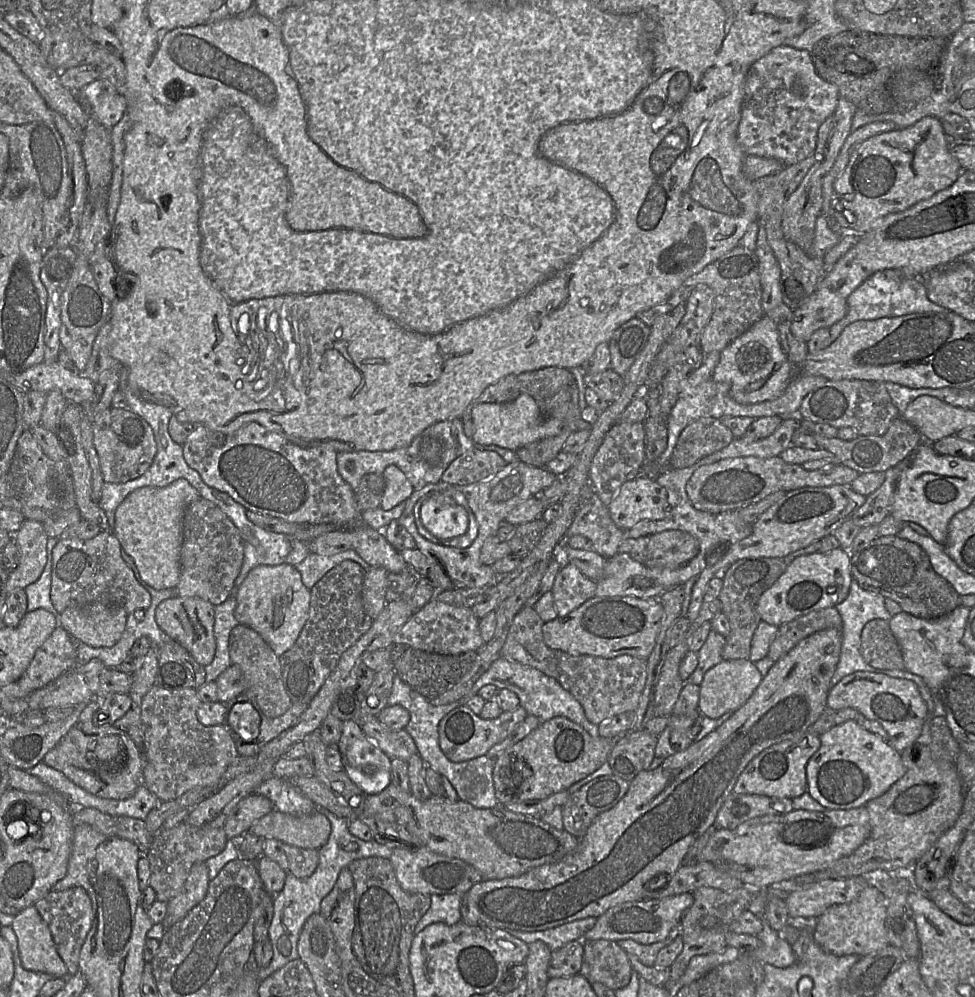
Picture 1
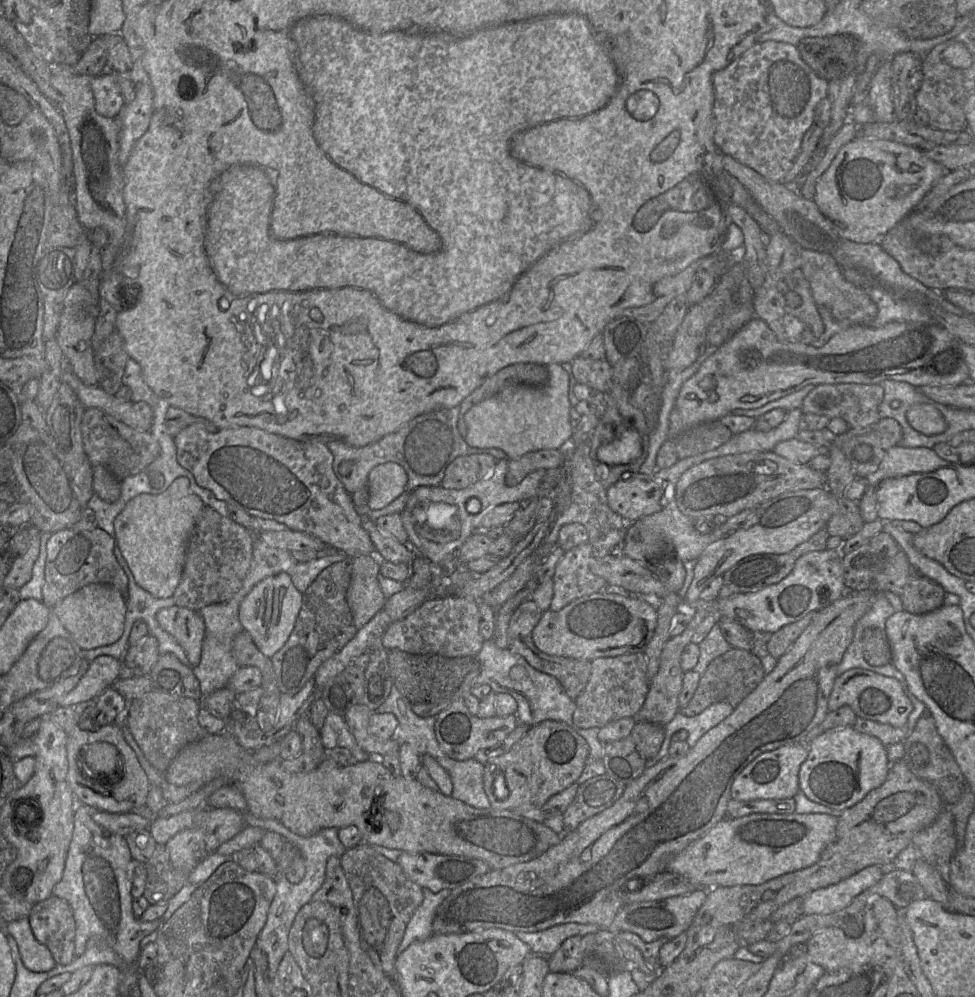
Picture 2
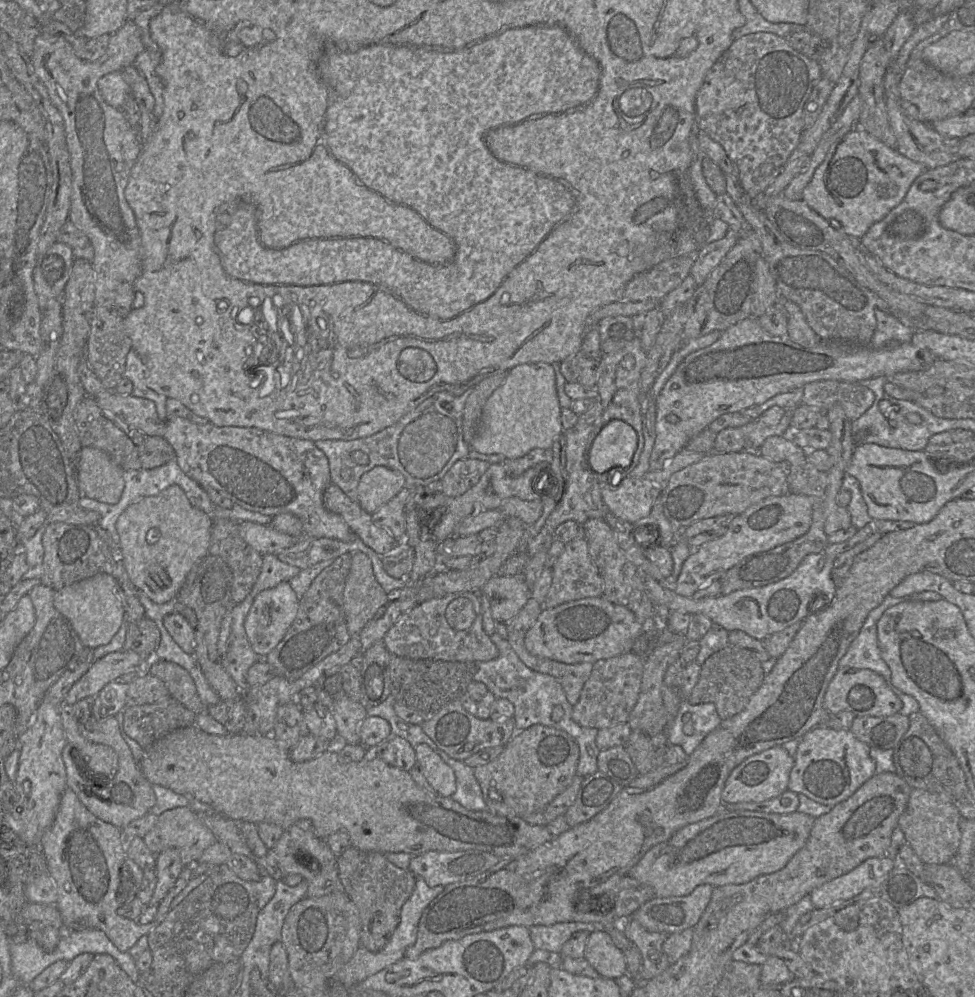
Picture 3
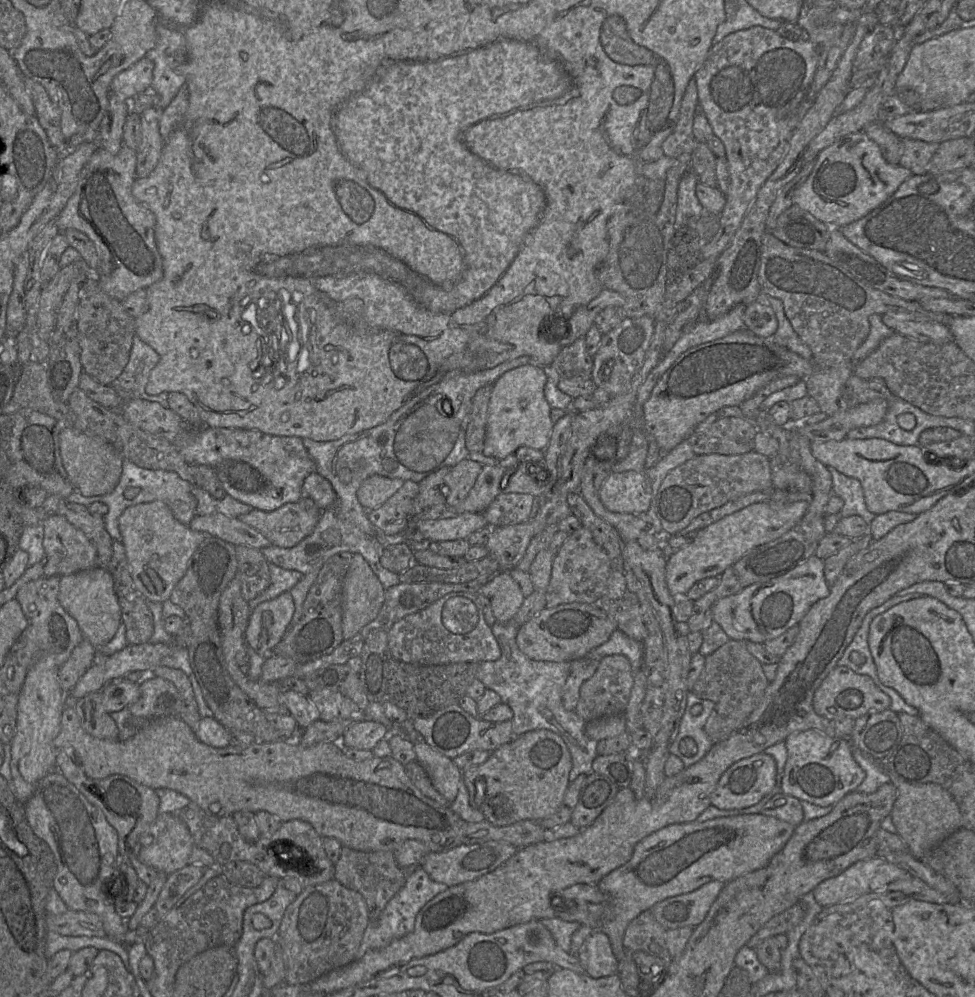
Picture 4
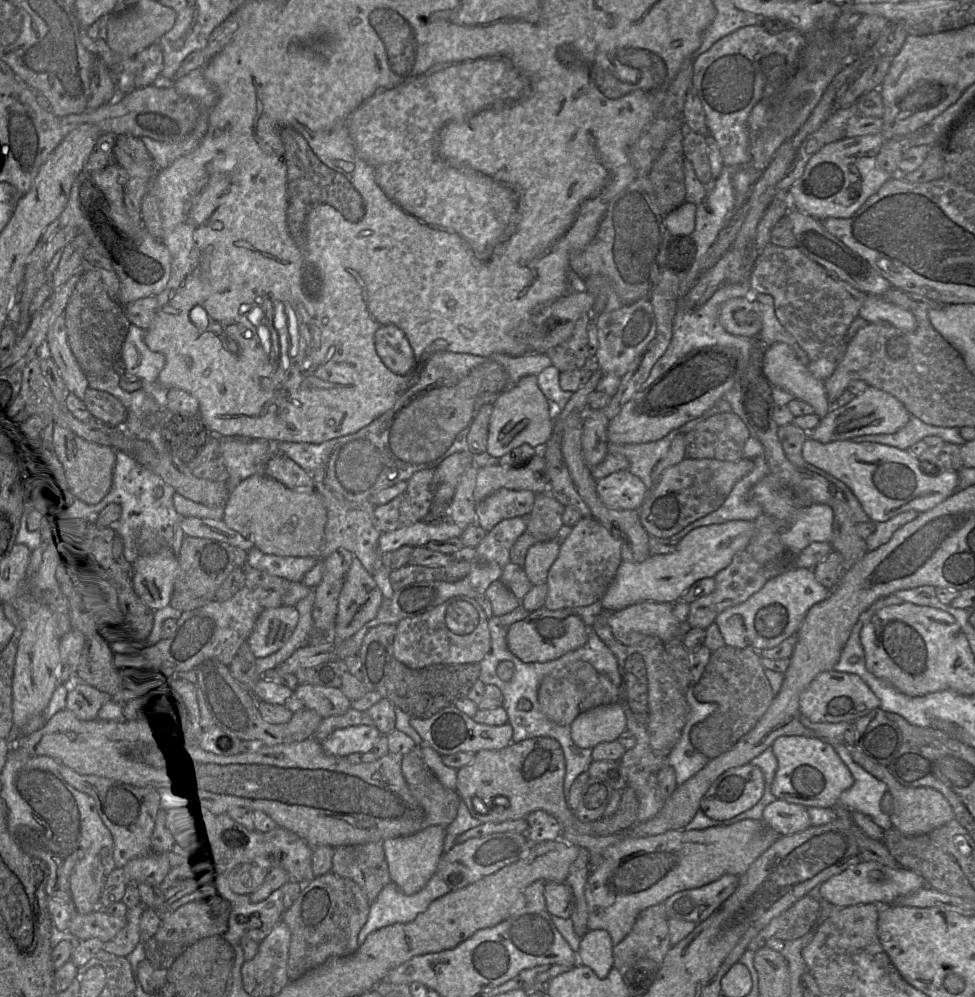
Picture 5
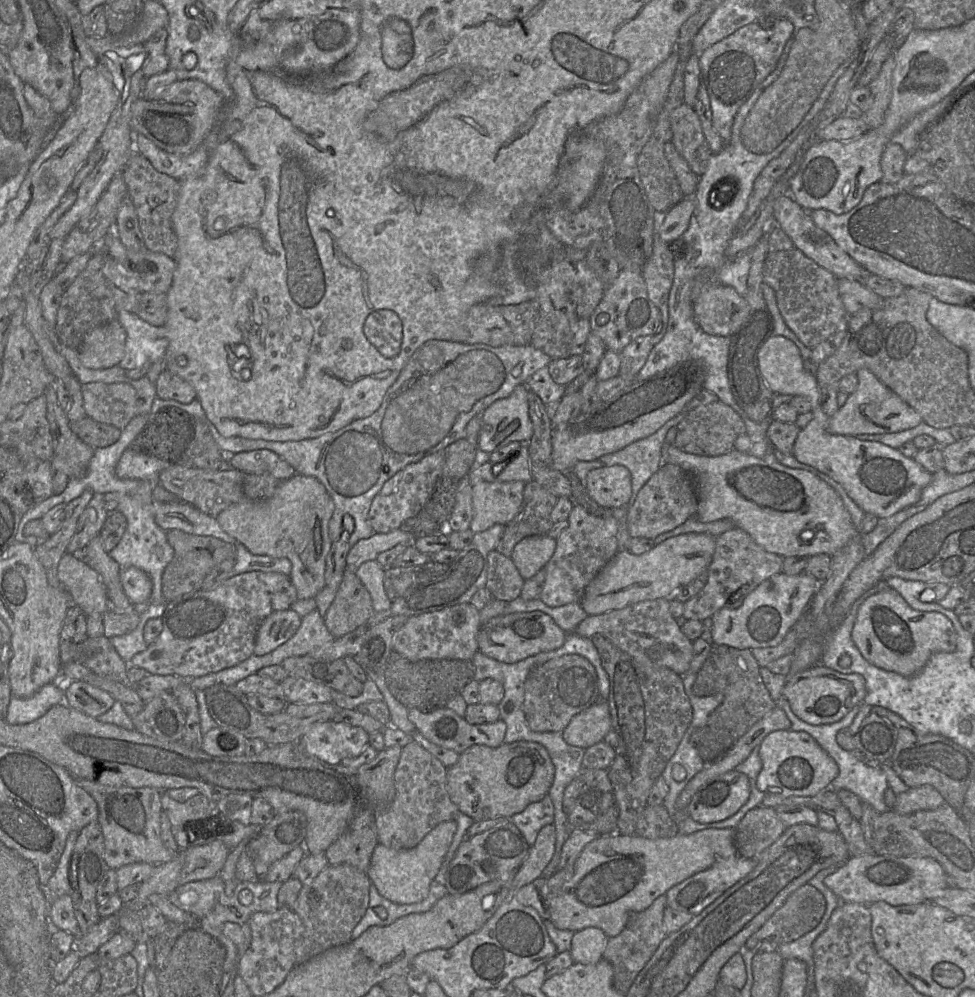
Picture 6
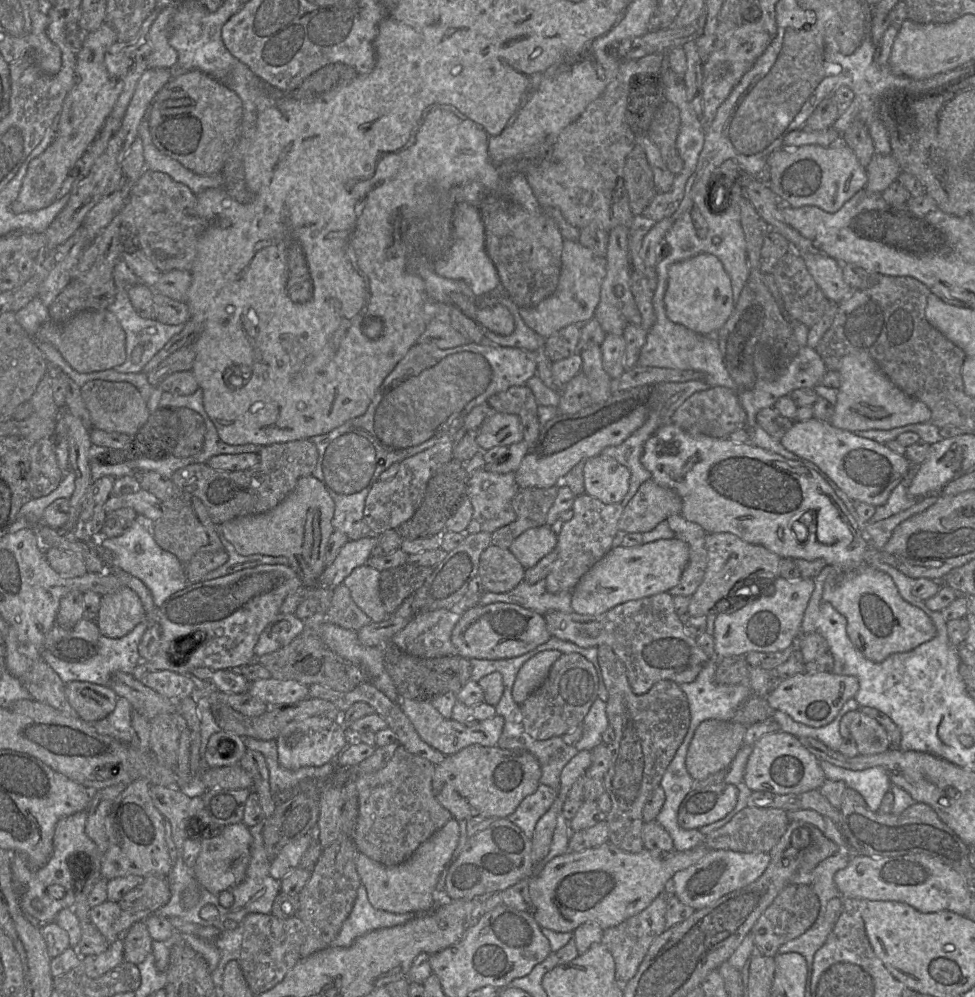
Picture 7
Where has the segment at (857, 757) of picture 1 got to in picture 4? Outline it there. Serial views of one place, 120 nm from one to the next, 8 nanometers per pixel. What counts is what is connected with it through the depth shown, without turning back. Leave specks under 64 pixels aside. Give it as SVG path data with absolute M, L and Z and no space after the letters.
M817 730L790 734L784 740L787 761L780 791L822 807L832 807L848 793L856 791L865 779L865 772L855 761L852 744L847 739L830 737Z

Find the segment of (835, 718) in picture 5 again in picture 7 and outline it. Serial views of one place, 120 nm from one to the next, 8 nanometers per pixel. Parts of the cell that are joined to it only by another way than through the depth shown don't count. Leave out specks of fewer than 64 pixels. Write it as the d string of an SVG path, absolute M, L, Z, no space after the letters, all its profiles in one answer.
M804 671L778 681L766 699L774 711L780 710L799 723L817 728L832 722L843 705L855 697L859 688L859 681L854 676Z

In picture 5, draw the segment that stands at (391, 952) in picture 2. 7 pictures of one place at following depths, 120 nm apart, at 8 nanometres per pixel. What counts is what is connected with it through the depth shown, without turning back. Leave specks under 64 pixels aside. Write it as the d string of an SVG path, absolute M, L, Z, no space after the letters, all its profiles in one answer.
M383 842L335 847L331 871L358 884L370 903L391 883Z

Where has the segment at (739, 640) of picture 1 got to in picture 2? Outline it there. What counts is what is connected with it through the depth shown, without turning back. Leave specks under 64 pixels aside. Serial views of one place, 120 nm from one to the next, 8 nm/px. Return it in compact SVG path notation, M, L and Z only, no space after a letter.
M822 528L788 553L780 555L755 554L740 560L721 576L723 582L718 593L718 598L728 598L735 594L756 592L769 585L778 583L792 571L796 560L800 556L811 551L825 550L828 537L829 534L826 528Z

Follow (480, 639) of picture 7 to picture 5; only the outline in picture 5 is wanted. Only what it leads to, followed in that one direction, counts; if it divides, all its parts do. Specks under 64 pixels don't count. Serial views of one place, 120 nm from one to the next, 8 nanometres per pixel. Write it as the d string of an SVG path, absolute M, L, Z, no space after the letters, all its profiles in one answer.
M543 607L513 623L508 629L506 640L510 652L522 662L548 662L584 646L588 631L589 628L571 609L548 610Z

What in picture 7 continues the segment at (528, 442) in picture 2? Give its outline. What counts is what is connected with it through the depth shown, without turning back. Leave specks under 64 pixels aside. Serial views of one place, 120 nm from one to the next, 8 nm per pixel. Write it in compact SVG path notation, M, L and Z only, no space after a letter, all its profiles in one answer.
M493 411L479 426L477 442L486 451L497 446L510 446L523 440L519 417Z

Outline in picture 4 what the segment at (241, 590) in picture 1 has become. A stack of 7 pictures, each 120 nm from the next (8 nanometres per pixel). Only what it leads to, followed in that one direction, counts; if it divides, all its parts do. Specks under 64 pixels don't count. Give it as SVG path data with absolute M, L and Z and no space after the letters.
M291 592L260 603L252 610L246 628L246 643L257 654L271 653L291 627L295 604Z

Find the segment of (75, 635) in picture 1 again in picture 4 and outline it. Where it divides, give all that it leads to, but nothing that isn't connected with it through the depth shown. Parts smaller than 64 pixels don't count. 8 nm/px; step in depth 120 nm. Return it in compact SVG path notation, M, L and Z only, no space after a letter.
M97 565L88 570L61 576L58 600L76 620L83 638L97 649L112 640L122 622L121 606L114 589L113 577L103 566Z

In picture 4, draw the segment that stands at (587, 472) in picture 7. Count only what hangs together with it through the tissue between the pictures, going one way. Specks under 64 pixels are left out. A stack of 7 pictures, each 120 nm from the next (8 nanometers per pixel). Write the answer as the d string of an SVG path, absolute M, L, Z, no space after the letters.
M611 472L599 491L604 507L614 513L644 514L653 501L646 472Z

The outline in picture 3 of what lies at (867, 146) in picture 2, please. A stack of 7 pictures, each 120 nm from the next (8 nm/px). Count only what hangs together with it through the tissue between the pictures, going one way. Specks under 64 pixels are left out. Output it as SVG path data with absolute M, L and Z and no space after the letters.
M857 127L830 147L812 180L804 188L802 198L815 212L827 220L836 220L849 237L859 241L874 223L882 220L902 202L912 183L926 170L923 164L910 160L897 149Z

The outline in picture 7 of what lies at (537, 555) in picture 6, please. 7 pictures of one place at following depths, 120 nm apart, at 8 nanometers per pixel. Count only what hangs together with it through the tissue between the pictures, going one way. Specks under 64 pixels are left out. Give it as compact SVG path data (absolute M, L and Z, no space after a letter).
M544 525L524 531L508 548L520 564L529 569L548 555L557 545L557 535Z

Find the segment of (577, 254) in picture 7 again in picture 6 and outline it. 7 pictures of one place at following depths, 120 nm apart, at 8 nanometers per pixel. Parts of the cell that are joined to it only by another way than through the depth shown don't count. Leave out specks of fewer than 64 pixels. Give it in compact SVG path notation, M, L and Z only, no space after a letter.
M586 260L577 261L574 267L576 276L571 285L570 299L575 305L577 316L587 319L603 297L604 284Z

